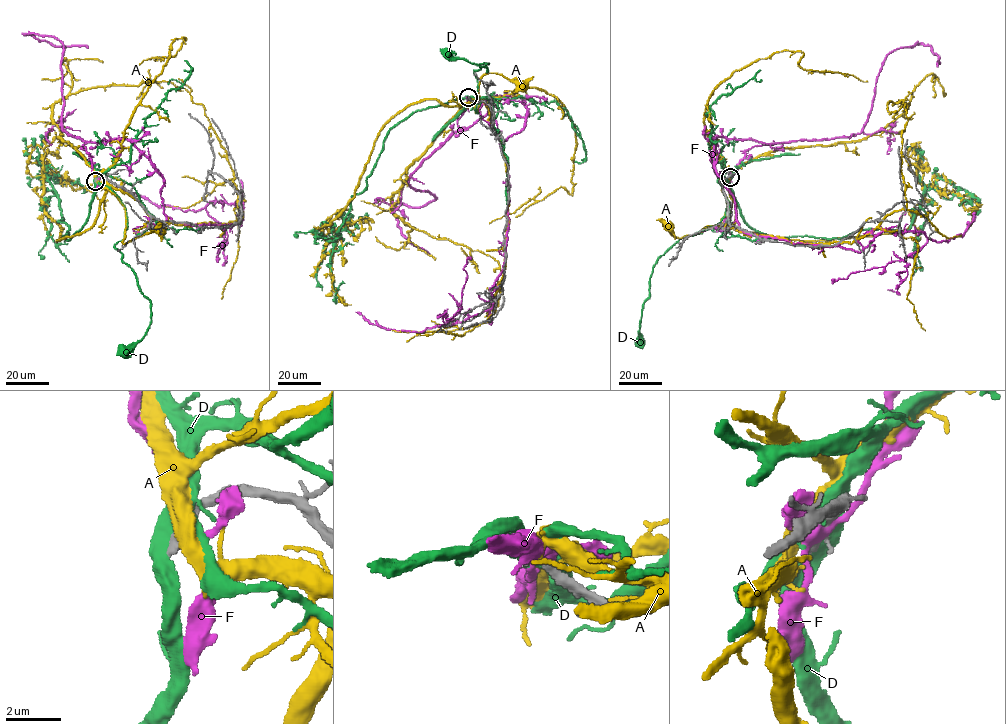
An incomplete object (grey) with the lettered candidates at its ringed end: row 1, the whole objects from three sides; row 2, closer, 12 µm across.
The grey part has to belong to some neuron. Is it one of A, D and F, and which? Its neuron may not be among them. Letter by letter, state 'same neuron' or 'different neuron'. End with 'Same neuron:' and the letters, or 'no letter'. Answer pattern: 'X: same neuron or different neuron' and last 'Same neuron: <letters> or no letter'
A: different neuron
D: different neuron
F: different neuron
Same neuron: no letter

